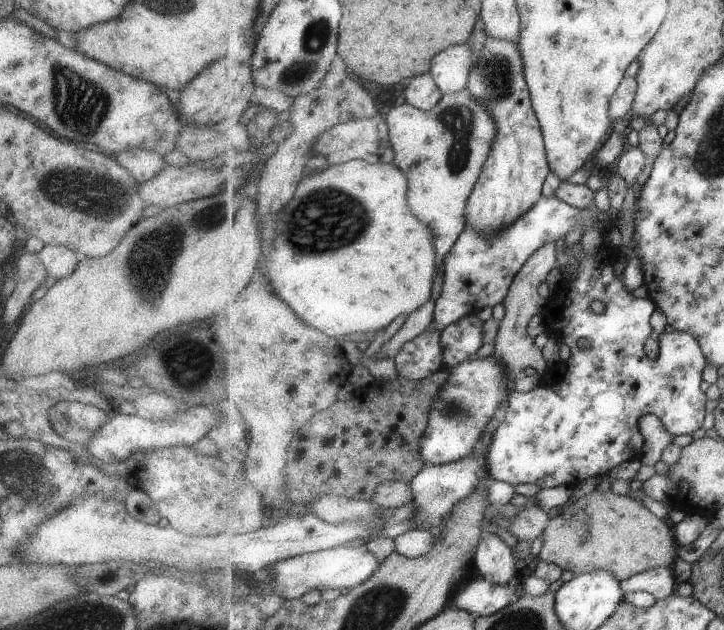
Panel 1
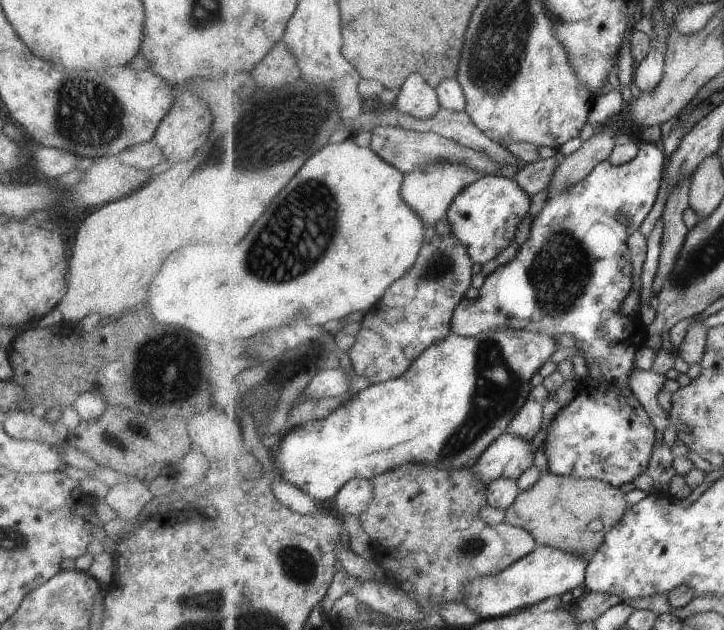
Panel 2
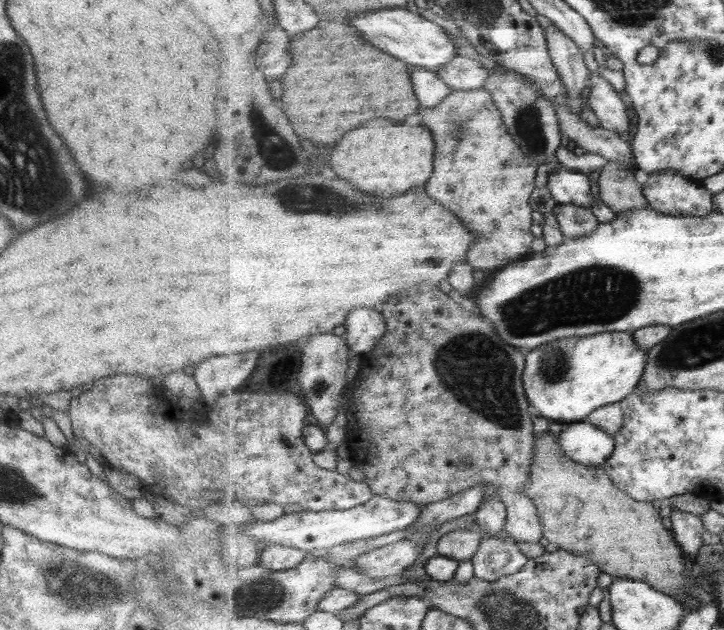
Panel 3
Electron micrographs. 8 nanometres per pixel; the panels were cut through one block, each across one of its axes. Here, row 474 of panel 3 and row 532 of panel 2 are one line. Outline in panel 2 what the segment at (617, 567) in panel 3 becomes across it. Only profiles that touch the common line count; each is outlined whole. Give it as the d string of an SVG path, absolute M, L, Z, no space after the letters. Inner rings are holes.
M547 472L530 489L519 493L517 500L506 510L505 523L528 530L539 546L549 545L570 555L586 557L590 562L596 550L605 542L606 534L621 522L632 506L626 493L612 484L599 479L575 478Z

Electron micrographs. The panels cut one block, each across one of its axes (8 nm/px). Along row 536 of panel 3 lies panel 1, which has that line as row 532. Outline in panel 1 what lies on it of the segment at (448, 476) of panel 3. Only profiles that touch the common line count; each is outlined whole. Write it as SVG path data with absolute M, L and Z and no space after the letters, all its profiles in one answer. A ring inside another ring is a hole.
M527 506L515 515L509 530L518 541L535 540L547 528L549 514L541 506Z

